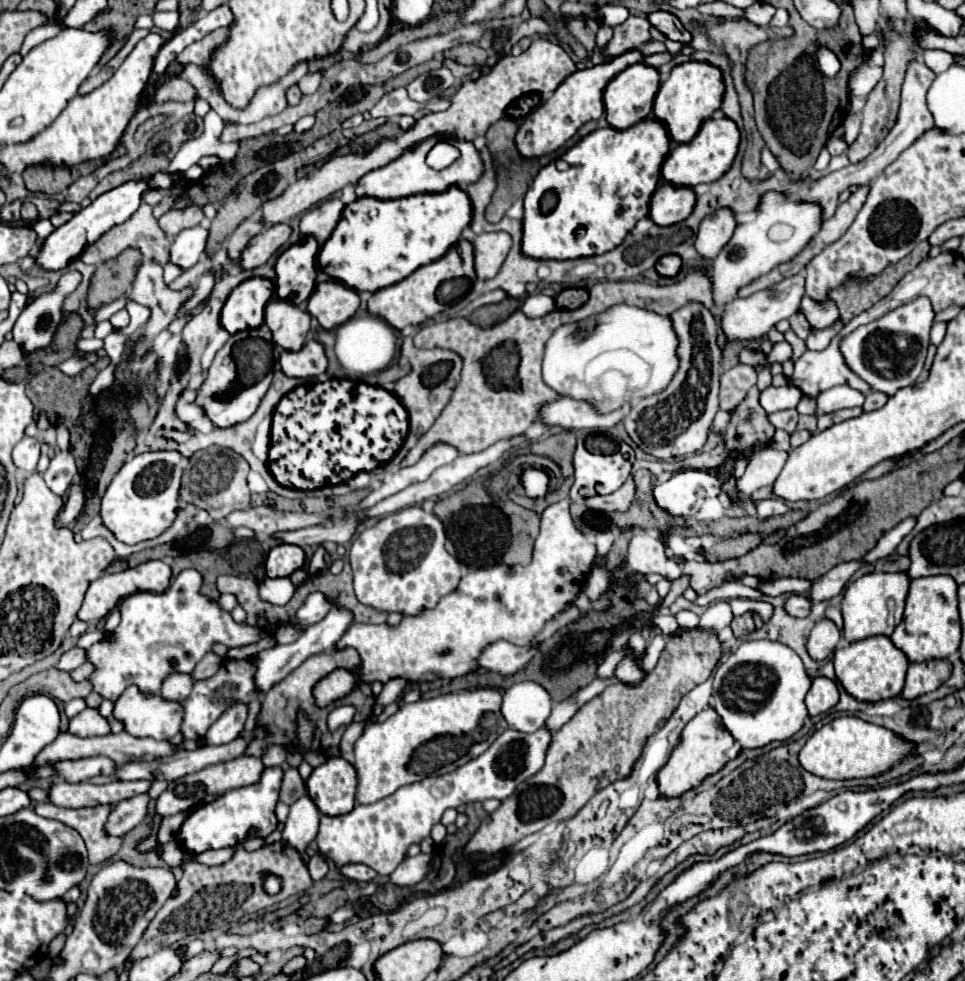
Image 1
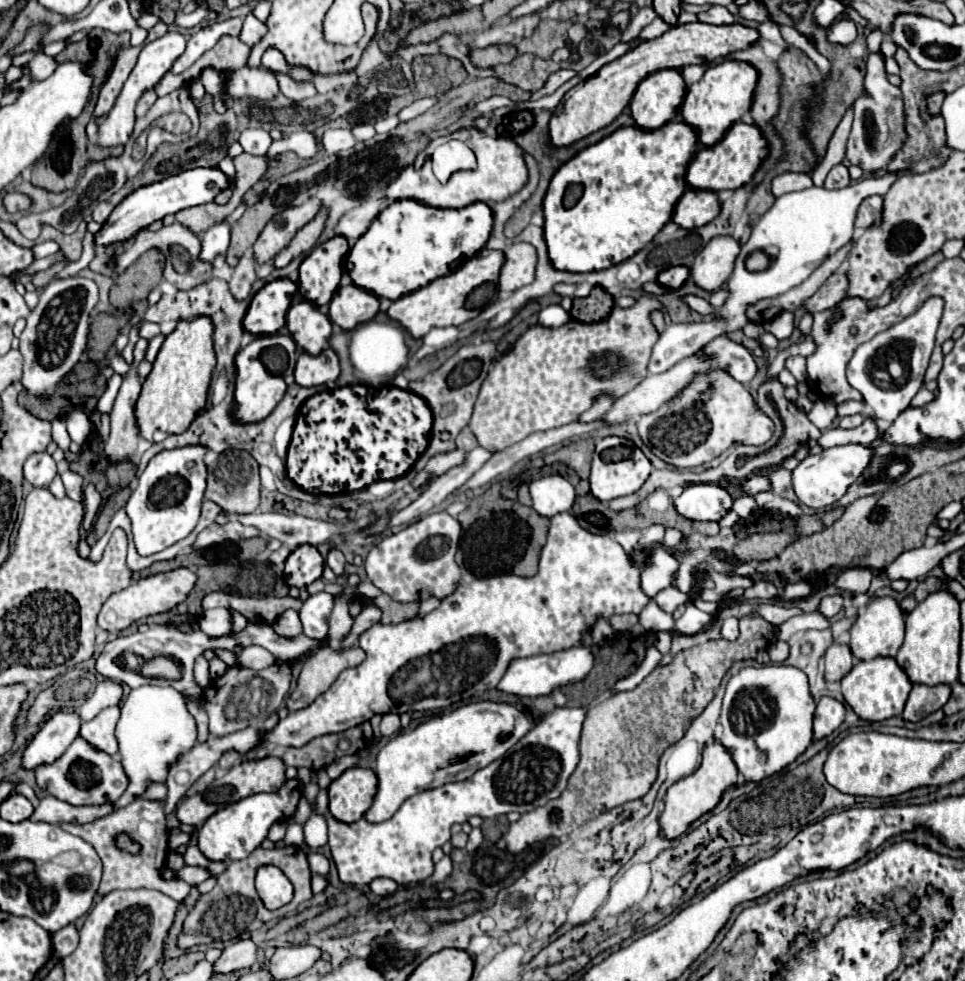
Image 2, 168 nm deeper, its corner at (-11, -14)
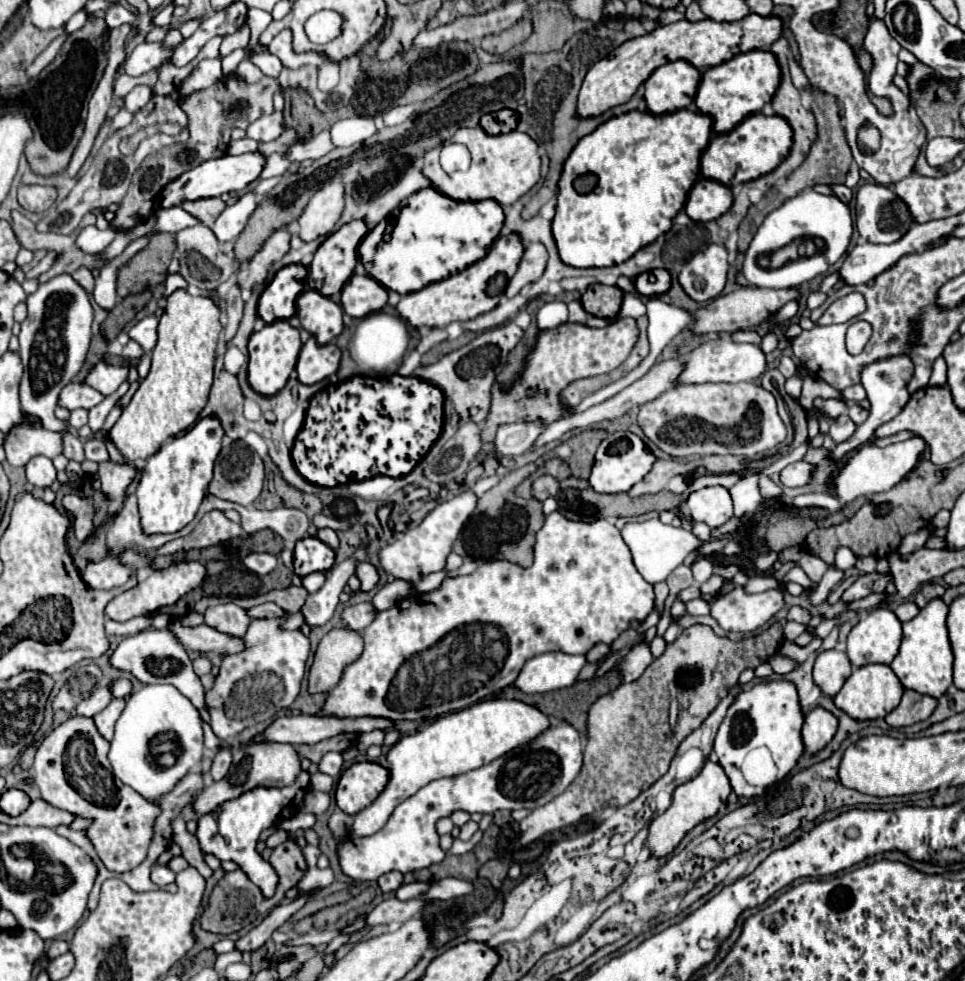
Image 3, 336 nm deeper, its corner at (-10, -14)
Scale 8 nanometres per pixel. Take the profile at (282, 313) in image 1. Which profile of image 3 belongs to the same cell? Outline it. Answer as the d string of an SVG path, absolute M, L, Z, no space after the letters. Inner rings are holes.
M309 289L297 299L297 317L301 329L317 339L317 345L331 343L343 331L341 305Z

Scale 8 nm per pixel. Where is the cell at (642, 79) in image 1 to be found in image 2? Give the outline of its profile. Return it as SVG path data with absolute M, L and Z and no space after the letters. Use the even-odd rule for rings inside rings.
M662 69L648 75L636 89L630 111L642 129L658 129L674 121L686 95L686 83L678 69Z

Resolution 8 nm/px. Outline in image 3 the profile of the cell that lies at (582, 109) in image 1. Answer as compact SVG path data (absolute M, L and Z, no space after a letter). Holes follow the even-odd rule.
M755 13L743 17L741 21L733 23L719 23L713 19L705 21L677 21L671 25L661 25L649 35L629 39L621 47L617 47L609 57L597 61L585 75L583 87L579 91L577 99L577 117L599 117L611 107L627 103L637 89L647 81L647 77L661 65L669 61L683 59L691 63L697 69L703 67L715 67L723 61L729 61L731 57L739 53L747 53L753 49L767 51L769 43L777 41L781 37L781 19L777 17L759 17Z

